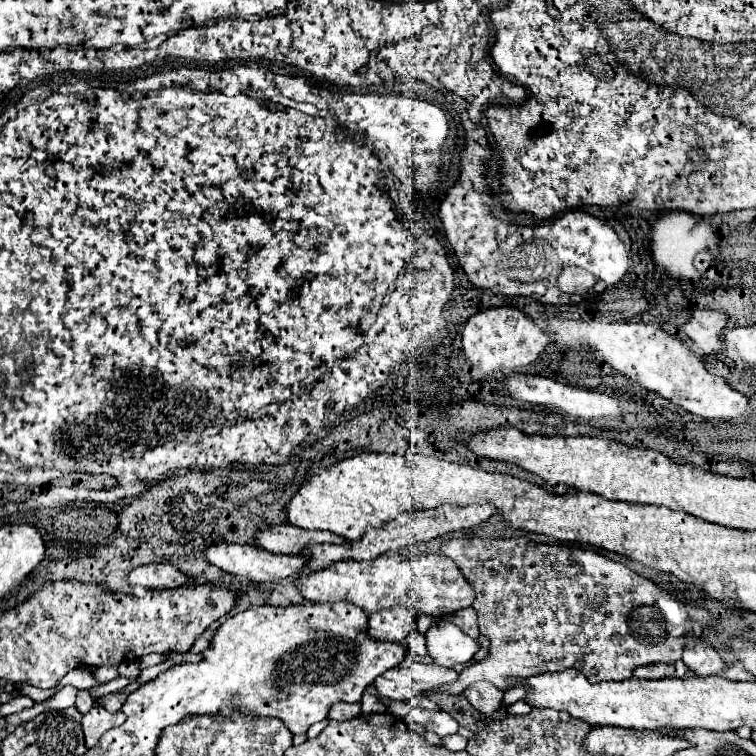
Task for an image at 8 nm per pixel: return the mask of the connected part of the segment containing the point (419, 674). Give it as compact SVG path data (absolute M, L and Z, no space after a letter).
M413 663L407 669L393 667L377 677L375 691L379 697L389 697L393 701L405 701L413 699L419 693L437 691L445 685L451 685L457 681L459 673L435 663Z

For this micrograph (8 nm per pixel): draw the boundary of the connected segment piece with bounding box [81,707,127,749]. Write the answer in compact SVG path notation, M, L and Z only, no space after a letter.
M93 707L87 715L83 715L83 733L85 733L85 745L91 749L97 745L97 741L113 727L119 727L125 723L125 713L109 713L103 707Z

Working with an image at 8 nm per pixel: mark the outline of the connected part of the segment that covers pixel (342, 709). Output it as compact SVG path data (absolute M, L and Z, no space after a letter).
M335 703L329 711L329 719L335 721L345 721L361 715L361 705L359 703Z

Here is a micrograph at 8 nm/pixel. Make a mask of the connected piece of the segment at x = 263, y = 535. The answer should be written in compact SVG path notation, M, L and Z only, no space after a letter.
M277 525L265 531L257 533L257 545L265 547L269 553L283 553L283 555L295 555L305 553L309 545L319 543L347 543L343 537L329 533L329 531L305 531L295 525Z

